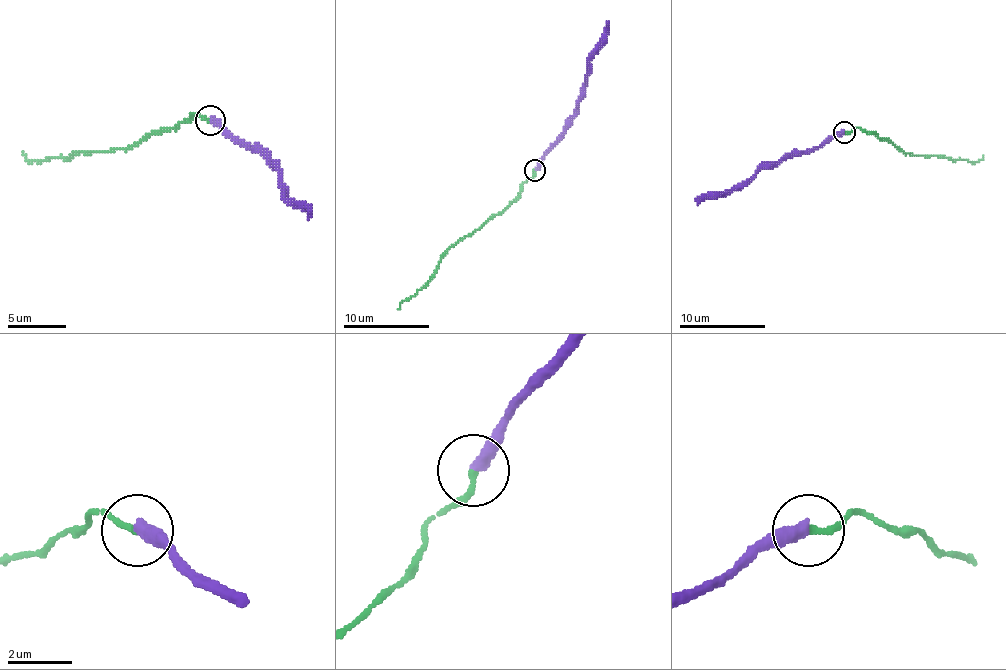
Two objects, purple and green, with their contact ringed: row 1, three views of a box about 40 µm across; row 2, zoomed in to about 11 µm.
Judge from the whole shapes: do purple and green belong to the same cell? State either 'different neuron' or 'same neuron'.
different neuron

